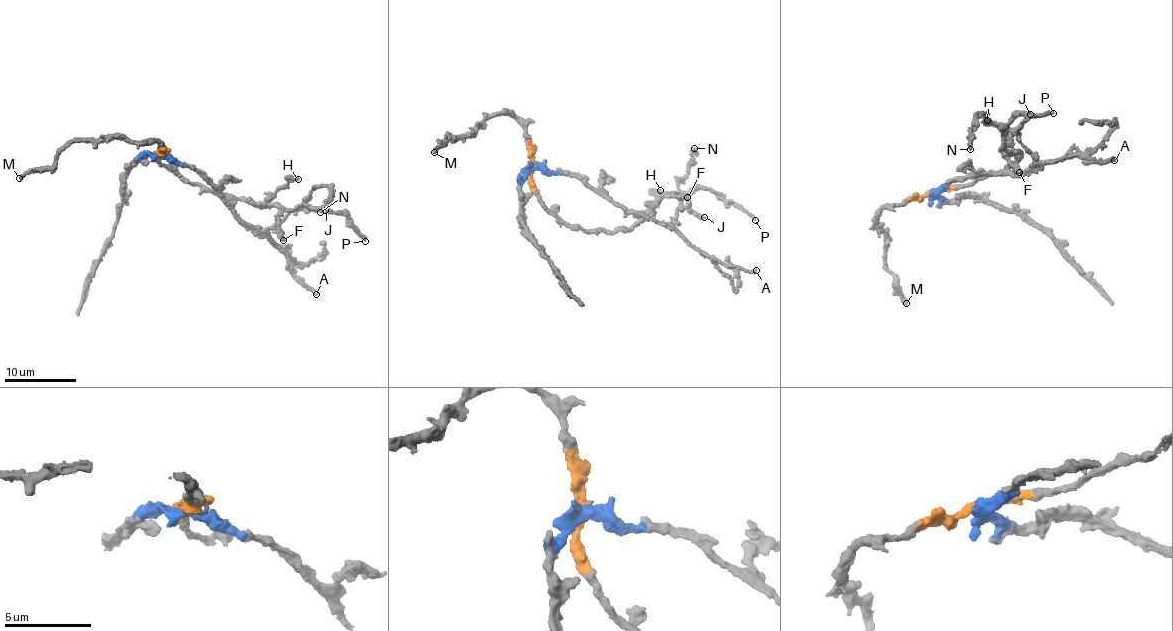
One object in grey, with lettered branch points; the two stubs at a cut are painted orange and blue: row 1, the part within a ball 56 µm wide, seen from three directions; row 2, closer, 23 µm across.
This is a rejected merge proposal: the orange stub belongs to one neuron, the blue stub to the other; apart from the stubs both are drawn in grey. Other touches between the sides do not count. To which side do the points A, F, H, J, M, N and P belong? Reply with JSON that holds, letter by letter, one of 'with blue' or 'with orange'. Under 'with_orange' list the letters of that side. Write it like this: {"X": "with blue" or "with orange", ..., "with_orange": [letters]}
{"A": "with blue", "F": "with orange", "H": "with orange", "J": "with orange", "M": "with orange", "N": "with blue", "P": "with orange", "with_orange": ["F", "H", "J", "M", "P"]}

